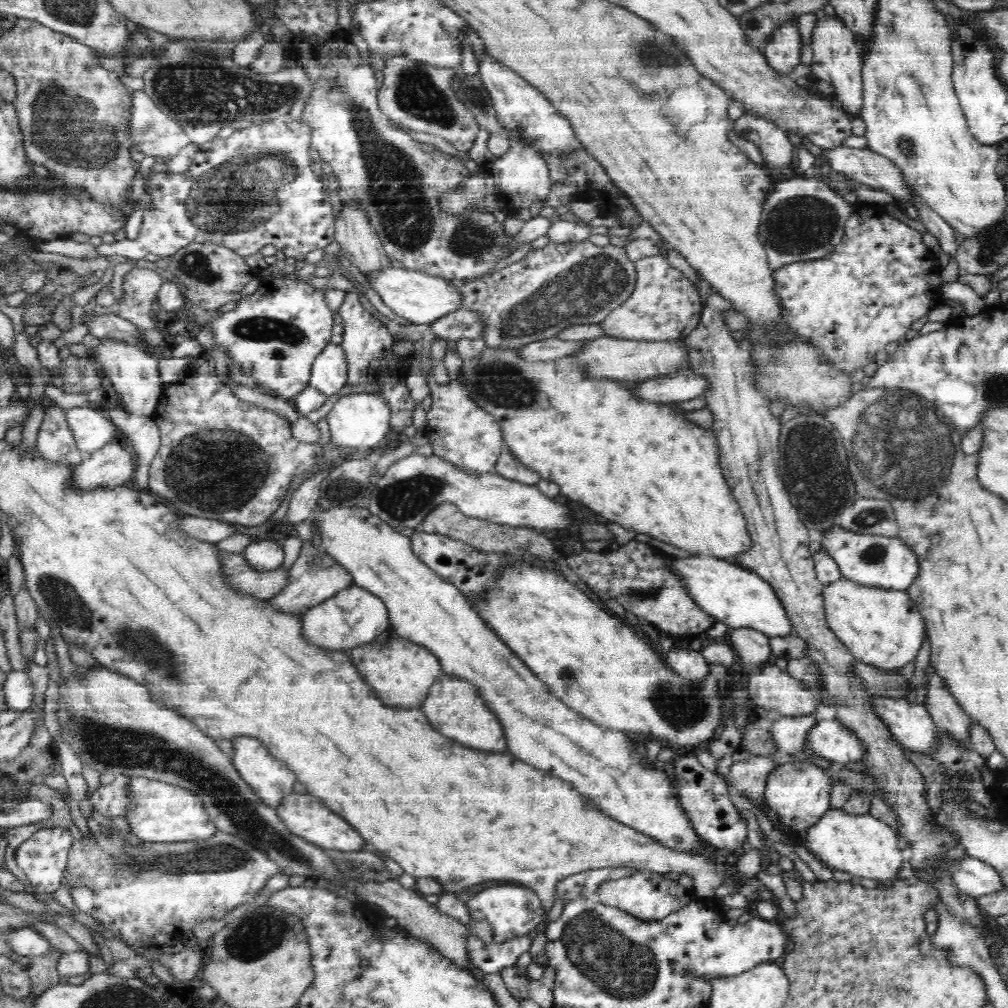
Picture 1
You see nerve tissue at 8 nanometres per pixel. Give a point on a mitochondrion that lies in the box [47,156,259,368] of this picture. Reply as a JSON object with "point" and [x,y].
{"point":[196,264]}

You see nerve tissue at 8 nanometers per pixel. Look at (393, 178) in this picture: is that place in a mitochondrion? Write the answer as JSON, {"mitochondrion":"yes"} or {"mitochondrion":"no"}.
{"mitochondrion":"yes"}

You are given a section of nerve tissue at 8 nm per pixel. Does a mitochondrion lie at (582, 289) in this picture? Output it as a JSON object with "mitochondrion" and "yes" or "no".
{"mitochondrion":"yes"}

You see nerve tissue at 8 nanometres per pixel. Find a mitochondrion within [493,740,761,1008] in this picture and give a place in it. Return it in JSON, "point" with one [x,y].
{"point":[620,968]}

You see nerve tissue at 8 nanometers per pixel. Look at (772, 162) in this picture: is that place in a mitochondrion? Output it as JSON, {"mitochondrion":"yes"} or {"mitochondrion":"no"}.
{"mitochondrion":"no"}

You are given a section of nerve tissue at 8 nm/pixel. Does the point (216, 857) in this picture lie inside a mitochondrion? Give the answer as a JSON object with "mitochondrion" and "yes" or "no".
{"mitochondrion":"yes"}

